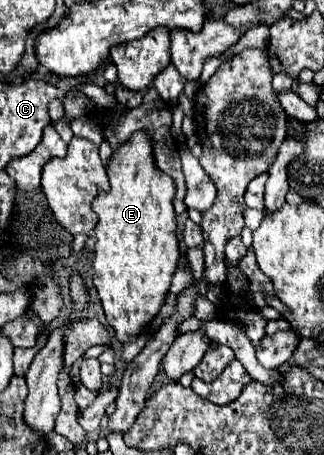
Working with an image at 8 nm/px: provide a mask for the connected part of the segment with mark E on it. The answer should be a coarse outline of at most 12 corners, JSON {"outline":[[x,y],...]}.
{"outline":[[146,130],[92,204],[94,286],[124,344],[180,258],[174,180]]}

